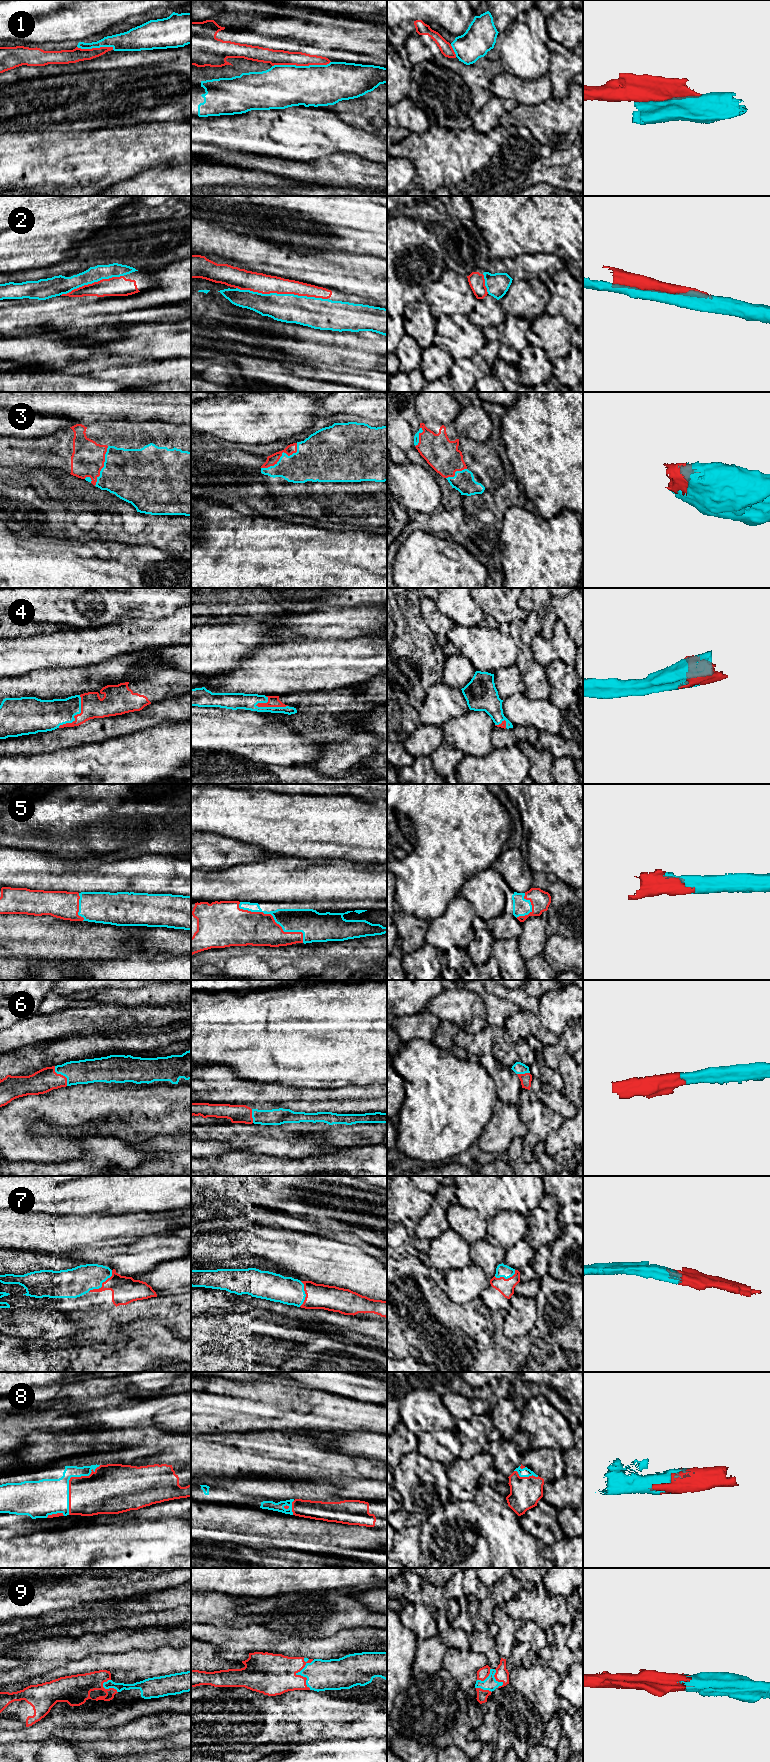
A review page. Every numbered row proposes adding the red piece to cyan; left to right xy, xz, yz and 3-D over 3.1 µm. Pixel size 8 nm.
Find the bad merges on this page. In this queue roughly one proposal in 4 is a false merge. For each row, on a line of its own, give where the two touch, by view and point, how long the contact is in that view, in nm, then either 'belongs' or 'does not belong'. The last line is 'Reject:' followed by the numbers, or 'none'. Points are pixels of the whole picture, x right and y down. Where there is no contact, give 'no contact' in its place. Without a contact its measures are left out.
1: contact xz (301, 66); length 480 nm; does not belong
2: contact xz (282, 294); length 750 nm; belongs
3: contact xz (282, 454); length 360 nm; belongs
4: contact xz (271, 707); length 260 nm; belongs
5: contact xz (273, 917); length 600 nm; belongs
6: contact xy (62, 1074); length 190 nm; belongs
7: contact xy (101, 1284); length 260 nm; belongs
8: contact xy (68, 1481); length 480 nm; belongs
9: contact xz (300, 1674); length 260 nm; belongs
Reject: 1

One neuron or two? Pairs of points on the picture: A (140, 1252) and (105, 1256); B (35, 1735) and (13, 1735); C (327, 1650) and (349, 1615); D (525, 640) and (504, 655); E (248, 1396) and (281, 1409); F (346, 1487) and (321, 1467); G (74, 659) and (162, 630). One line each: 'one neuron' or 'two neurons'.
A: one neuron
B: one neuron
C: two neurons
D: two neurons
E: one neuron
F: two neurons
G: one neuron

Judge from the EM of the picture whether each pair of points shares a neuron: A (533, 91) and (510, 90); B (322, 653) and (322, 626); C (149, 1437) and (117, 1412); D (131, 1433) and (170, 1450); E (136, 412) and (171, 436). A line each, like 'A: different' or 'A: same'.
A: same
B: different
C: different
D: same
E: different

